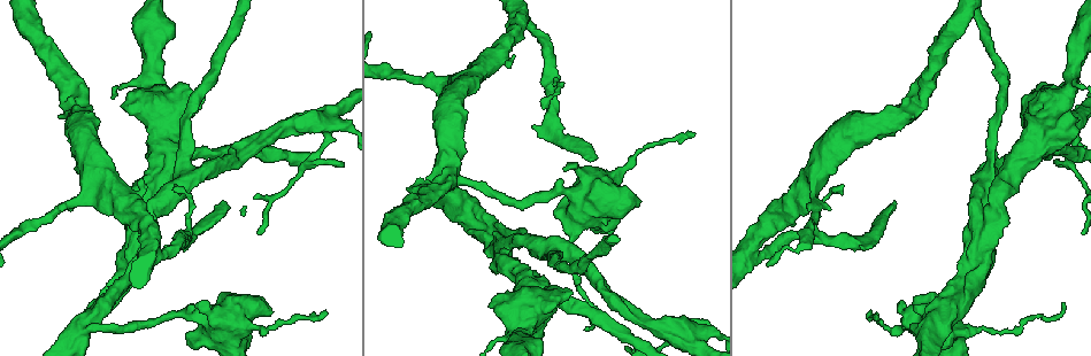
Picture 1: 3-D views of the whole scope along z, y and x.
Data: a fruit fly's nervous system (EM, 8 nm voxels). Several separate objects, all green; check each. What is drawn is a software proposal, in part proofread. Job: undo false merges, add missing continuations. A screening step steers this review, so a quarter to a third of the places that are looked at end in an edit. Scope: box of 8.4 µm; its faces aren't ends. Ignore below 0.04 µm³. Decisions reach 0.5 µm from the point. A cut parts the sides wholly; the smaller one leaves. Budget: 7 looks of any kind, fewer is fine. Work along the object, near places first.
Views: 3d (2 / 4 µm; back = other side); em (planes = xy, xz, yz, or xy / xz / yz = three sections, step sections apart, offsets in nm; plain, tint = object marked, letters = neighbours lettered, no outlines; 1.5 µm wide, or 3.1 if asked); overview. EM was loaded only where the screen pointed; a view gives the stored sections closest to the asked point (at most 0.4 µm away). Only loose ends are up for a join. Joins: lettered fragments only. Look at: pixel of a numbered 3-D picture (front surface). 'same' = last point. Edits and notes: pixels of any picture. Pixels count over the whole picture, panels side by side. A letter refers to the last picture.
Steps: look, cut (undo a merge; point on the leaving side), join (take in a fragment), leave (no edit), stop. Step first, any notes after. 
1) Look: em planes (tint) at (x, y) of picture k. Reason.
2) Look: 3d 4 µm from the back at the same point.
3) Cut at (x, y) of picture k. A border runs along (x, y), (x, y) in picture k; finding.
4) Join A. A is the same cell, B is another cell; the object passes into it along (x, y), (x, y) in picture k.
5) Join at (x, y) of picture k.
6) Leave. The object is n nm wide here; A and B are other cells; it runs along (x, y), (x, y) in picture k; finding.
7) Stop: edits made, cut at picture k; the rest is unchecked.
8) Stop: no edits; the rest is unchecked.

Look: em xy step 4 (letters) at (78, 172) of picture 1.

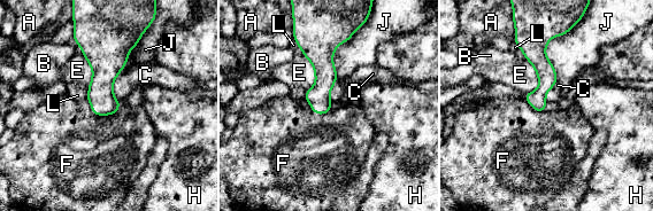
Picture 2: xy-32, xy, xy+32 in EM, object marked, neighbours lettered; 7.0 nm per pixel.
Leave. A, B, C, E, F, H, J and L are other cells; it runs along (312, 40), (322, 61), (322, 111) in picture 2; no lettered fragment goes on from it.

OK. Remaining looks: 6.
Look: em yz step 8 (letters) at (593, 157) of picture 1. An open end.

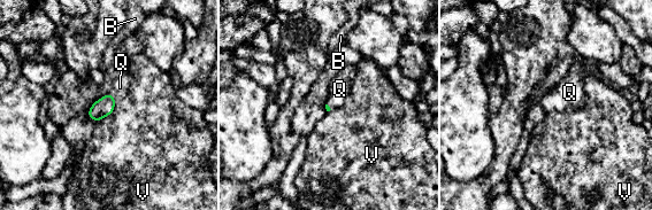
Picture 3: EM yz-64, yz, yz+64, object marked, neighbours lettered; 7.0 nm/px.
Look: em planes (letters) at the same point.

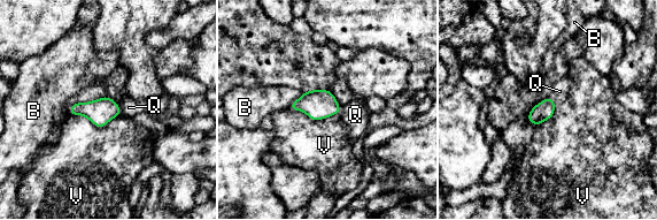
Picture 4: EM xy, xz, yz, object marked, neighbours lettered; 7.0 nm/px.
Join Q. The object is 140 nm wide here; Q is the same cell, B and V are other cells; the object passes into it along (543, 111), (554, 101), (559, 91) in picture 4; it goes on there.

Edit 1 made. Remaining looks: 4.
Look: 3d 2 µm from the back at (925, 330) of picture 1. Four or more arms meet.

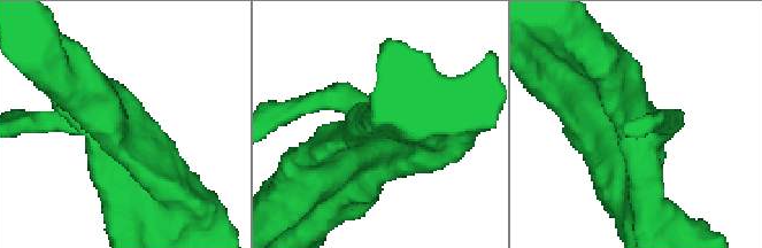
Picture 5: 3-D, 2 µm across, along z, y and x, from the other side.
Look: em planes (letters) at the same point.

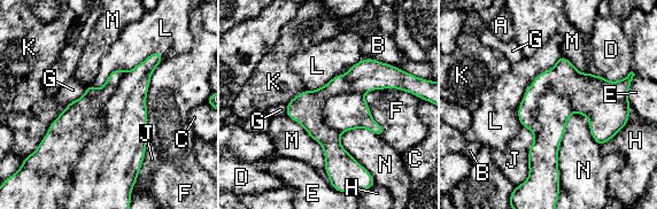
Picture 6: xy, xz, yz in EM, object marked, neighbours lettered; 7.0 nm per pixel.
Cut at (111, 160) of picture 6. The object is 360 nm wide here; A, B, C, D, E, F, G, H, J, K, L, M and N are other cells; a border runs along (124, 72), (70, 177) in picture 6; a second neuron is stuck on.

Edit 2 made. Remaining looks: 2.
Stop: edits made, join at picture 4, cut at picture 6; the rest is unchecked.

